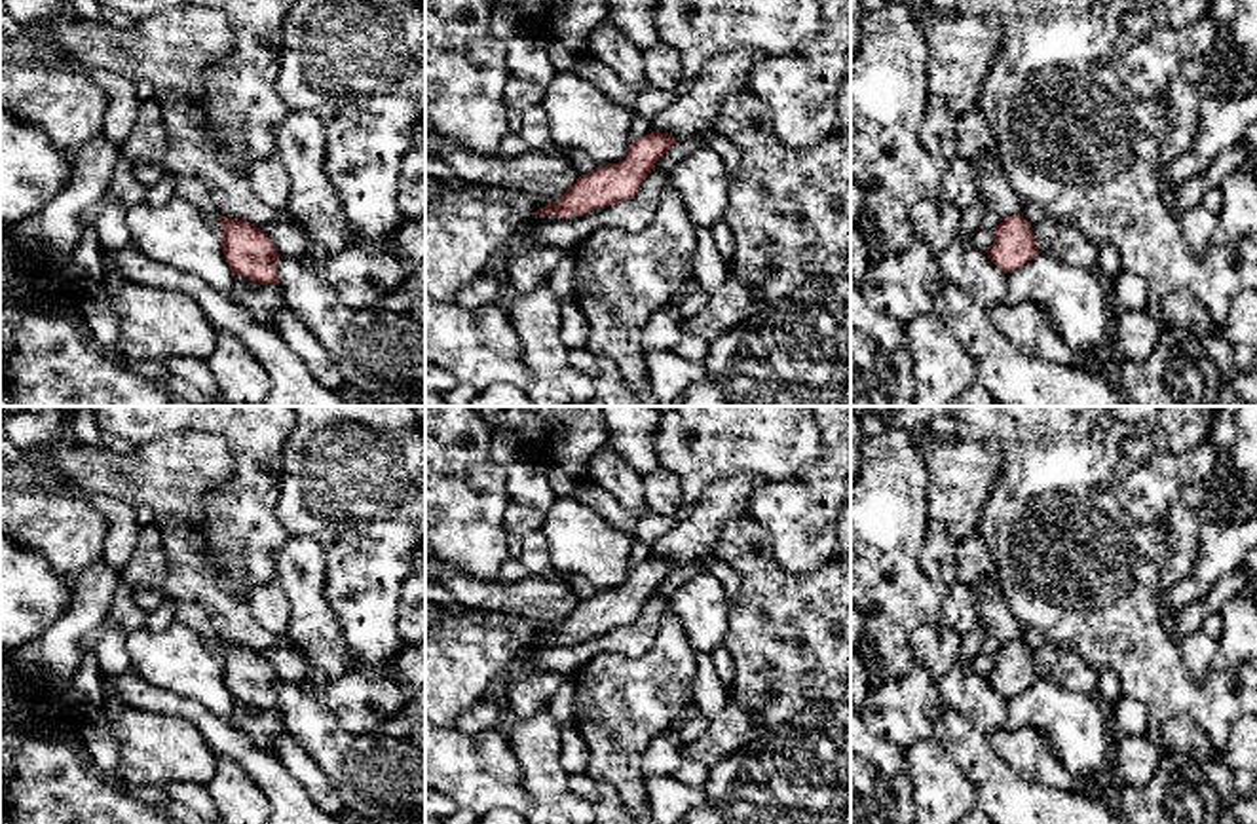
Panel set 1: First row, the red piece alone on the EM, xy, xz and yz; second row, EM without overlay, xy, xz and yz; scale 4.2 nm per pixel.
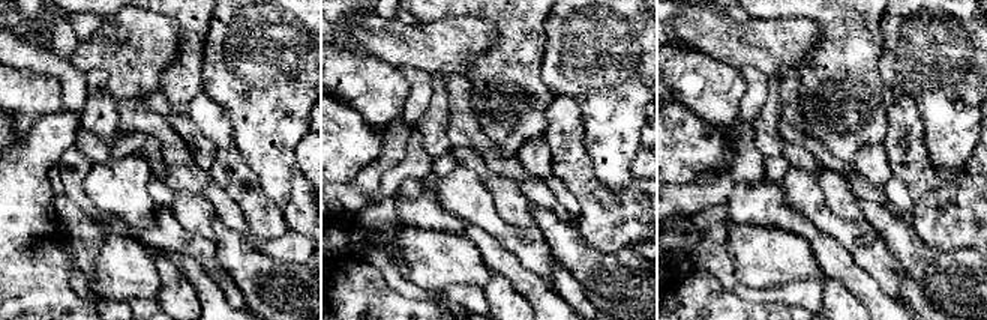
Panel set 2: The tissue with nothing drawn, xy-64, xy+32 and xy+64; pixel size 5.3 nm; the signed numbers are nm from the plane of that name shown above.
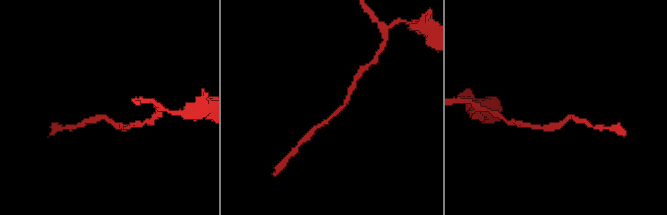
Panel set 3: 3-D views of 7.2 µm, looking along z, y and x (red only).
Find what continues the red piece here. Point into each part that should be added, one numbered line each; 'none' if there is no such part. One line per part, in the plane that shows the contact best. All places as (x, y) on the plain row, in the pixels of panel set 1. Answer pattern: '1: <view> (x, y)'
none

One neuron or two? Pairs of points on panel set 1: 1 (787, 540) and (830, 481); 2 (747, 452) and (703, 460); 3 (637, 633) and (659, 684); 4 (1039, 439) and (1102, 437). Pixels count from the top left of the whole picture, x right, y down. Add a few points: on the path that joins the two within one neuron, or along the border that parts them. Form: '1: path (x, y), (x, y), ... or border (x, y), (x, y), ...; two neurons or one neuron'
1: path (800, 524), (800, 513), (815, 496); one neuron
2: path (735, 452), (714, 452); one neuron
3: border (665, 612), (656, 640), (640, 655), (600, 654); two neurons
4: path (1054, 439), (1087, 439); one neuron

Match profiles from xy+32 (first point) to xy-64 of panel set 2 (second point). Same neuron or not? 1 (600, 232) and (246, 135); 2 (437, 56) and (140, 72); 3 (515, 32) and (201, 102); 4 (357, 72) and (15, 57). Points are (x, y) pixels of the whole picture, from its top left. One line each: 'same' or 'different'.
1: different
2: same
3: different
4: different

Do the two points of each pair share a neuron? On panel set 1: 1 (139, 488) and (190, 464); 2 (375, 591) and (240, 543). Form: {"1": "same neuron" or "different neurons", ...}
{"1": "same neuron", "2": "different neurons"}

